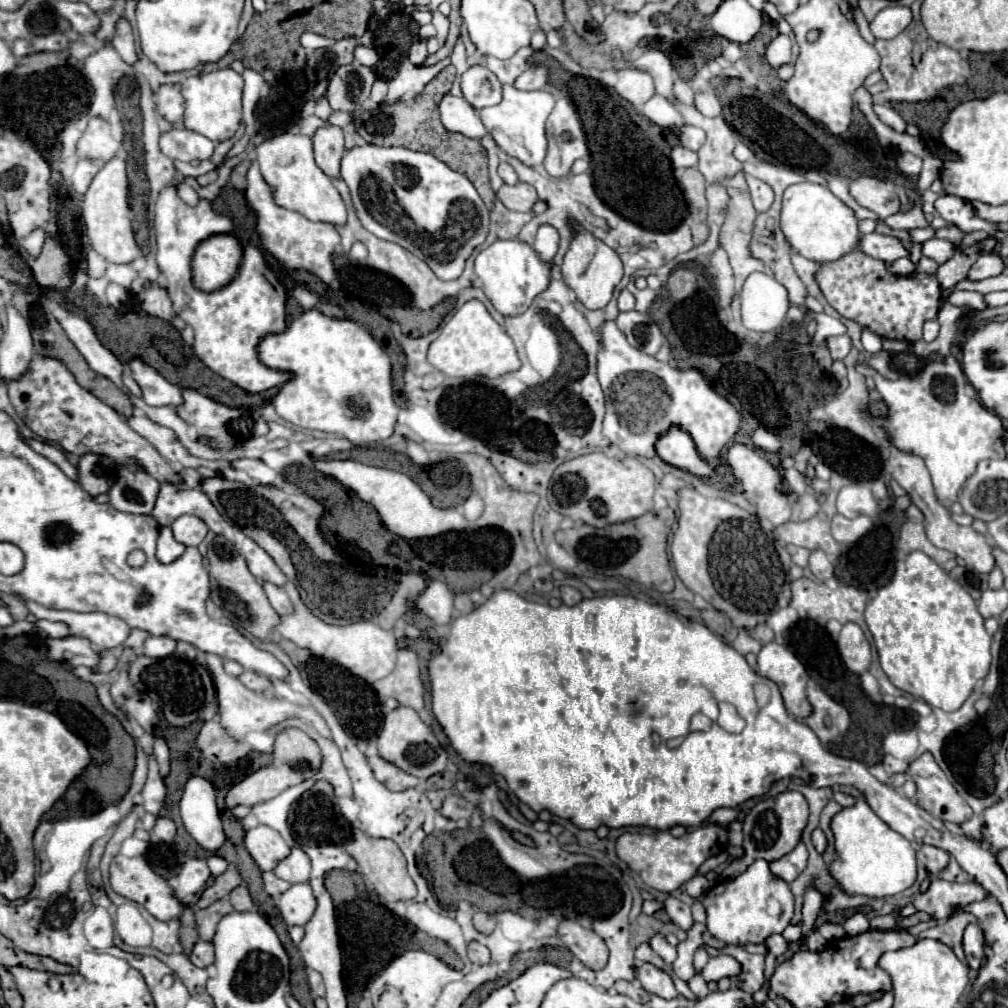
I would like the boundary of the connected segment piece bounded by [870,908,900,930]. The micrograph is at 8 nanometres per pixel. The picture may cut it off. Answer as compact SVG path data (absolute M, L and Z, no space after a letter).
M896 908L896 910L894 910L892 914L888 914L888 916L878 916L878 918L874 918L874 920L870 922L870 926L872 926L872 928L878 928L878 930L892 930L892 928L896 928L898 920L900 920L900 908Z

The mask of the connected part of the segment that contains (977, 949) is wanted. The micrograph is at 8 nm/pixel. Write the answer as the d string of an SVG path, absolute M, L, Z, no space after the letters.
M968 924L964 930L964 952L966 952L966 960L968 966L972 970L978 970L984 958L984 934L982 928L978 924Z

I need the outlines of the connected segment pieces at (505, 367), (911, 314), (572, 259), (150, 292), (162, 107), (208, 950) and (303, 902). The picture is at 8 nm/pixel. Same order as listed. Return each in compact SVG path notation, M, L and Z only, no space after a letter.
M470 300L458 308L440 328L438 340L428 350L428 362L446 376L462 376L474 380L478 376L498 378L520 368L516 346L506 330L488 314L480 300Z
M856 250L838 262L824 262L816 272L816 282L828 304L844 318L858 322L880 338L916 342L922 338L926 320L934 320L940 308L940 282L934 274L898 276L882 260L874 260Z
M576 226L574 240L570 244L570 250L564 256L564 262L562 262L562 276L564 276L566 284L576 292L578 300L588 310L604 308L610 302L614 288L622 280L622 274L624 274L624 270L622 270L622 262L620 262L618 254L612 248L608 248L604 242L596 240L590 232Z
M150 284L148 288L144 288L140 294L138 294L138 300L140 300L140 306L144 312L148 312L150 316L156 316L156 318L162 318L170 324L174 324L178 330L184 330L184 322L176 316L174 308L172 308L172 302L168 298L168 292L164 288L160 288L158 284Z
M162 84L158 88L156 106L158 106L160 114L172 124L178 124L184 116L184 98L174 84Z
M202 940L196 942L196 946L194 946L192 954L190 954L190 960L198 968L210 966L214 962L214 946L212 946L212 942L202 942Z
M292 884L278 900L278 910L288 926L304 926L314 914L316 900L310 884Z

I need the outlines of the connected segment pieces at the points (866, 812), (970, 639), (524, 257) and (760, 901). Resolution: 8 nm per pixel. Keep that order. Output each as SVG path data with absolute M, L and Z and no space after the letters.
M858 798L854 806L842 808L830 822L832 834L834 834L834 846L838 858L828 866L830 876L836 880L836 884L850 896L862 894L868 898L884 898L884 896L894 896L904 892L916 882L916 846L894 832L886 822L882 822L874 810L866 804L864 798Z
M912 552L906 556L906 560L900 560L896 564L892 580L878 590L878 596L874 600L868 602L864 616L874 636L882 670L888 674L890 682L896 688L928 702L932 708L946 712L958 710L970 696L974 684L988 674L992 658L992 636L984 628L984 618L980 616L976 602L956 580L946 574L944 568L940 568L924 552Z
M496 240L484 248L476 260L474 270L482 282L484 294L494 304L494 308L504 316L518 316L528 310L532 300L544 292L550 284L552 262L540 260L536 250L522 240Z
M756 860L734 880L720 880L720 884L712 886L702 898L702 904L708 916L708 932L718 940L728 940L726 930L732 930L734 946L742 946L746 942L762 944L768 936L782 934L794 916L794 896L790 886L770 872L766 860Z

